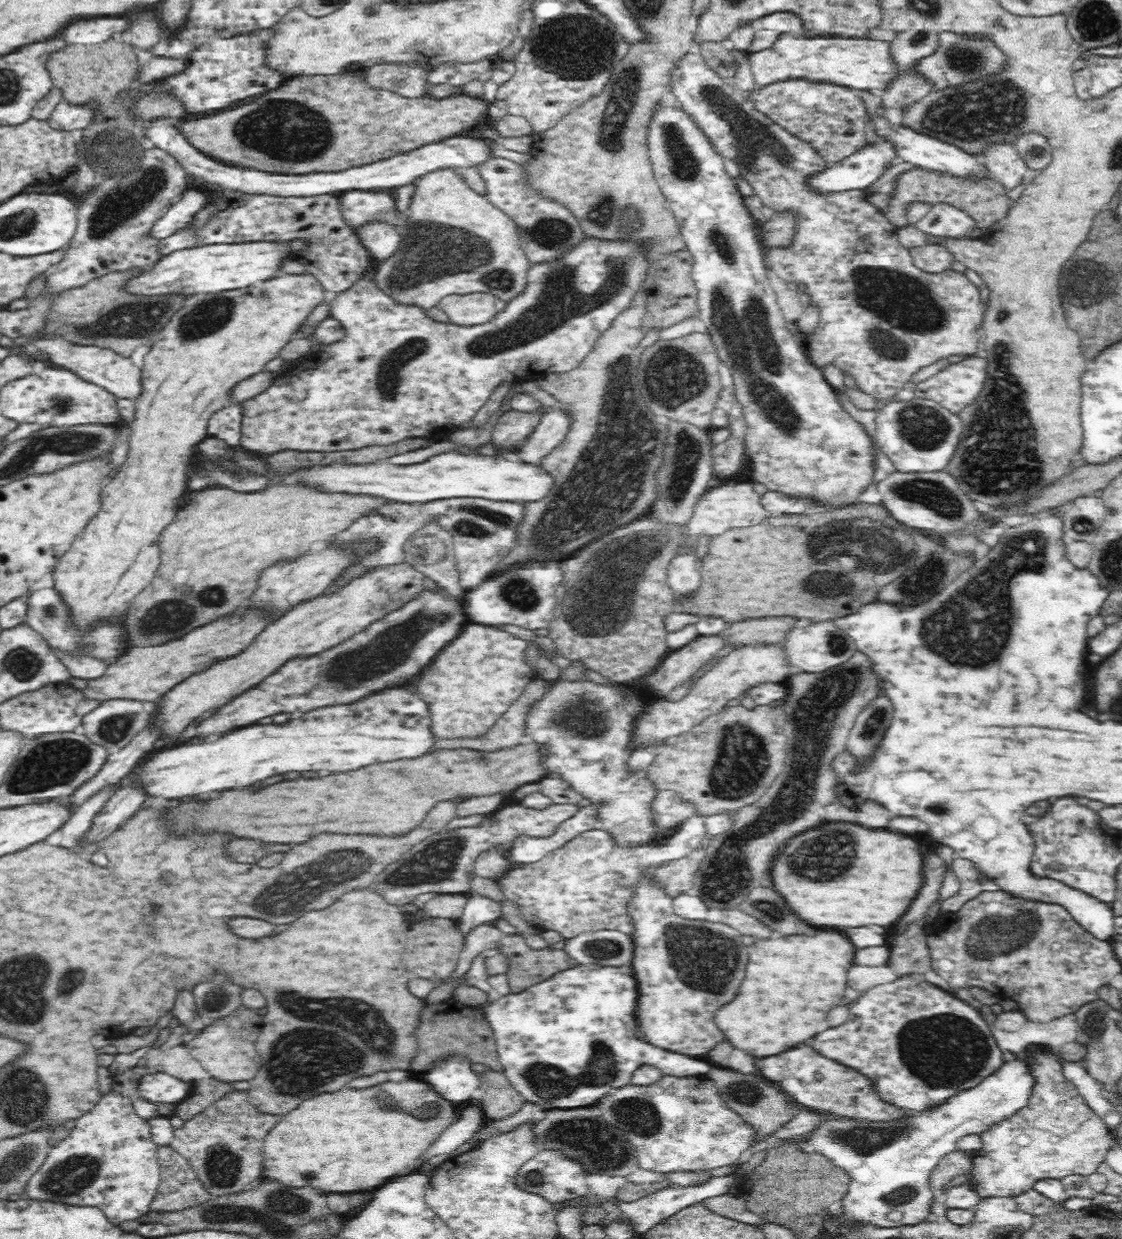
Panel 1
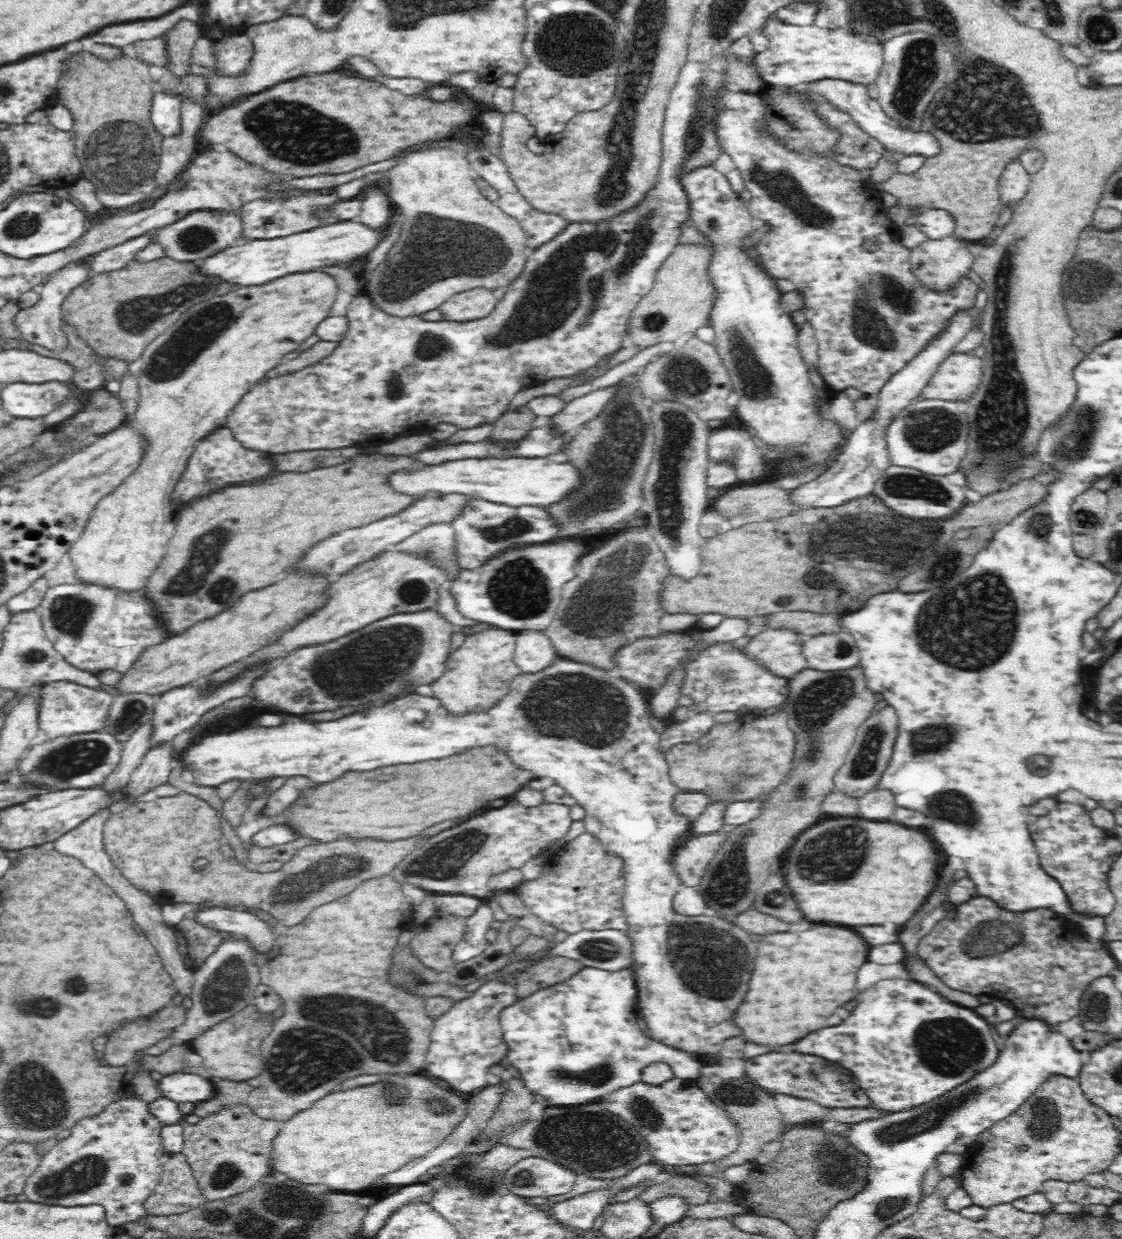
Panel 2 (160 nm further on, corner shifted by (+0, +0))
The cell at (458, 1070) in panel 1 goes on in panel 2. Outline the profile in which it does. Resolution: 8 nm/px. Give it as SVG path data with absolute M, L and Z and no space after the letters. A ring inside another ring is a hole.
M508 977L485 982L472 996L456 1001L448 1011L434 1020L434 1031L430 1036L431 1042L426 1056L426 1072L430 1072L432 1078L442 1080L442 1085L446 1088L462 1094L473 1095L490 1086L493 1079L488 1076L489 1068L499 1064L506 1056L498 1015L506 1005L512 1004L516 999L515 977Z

